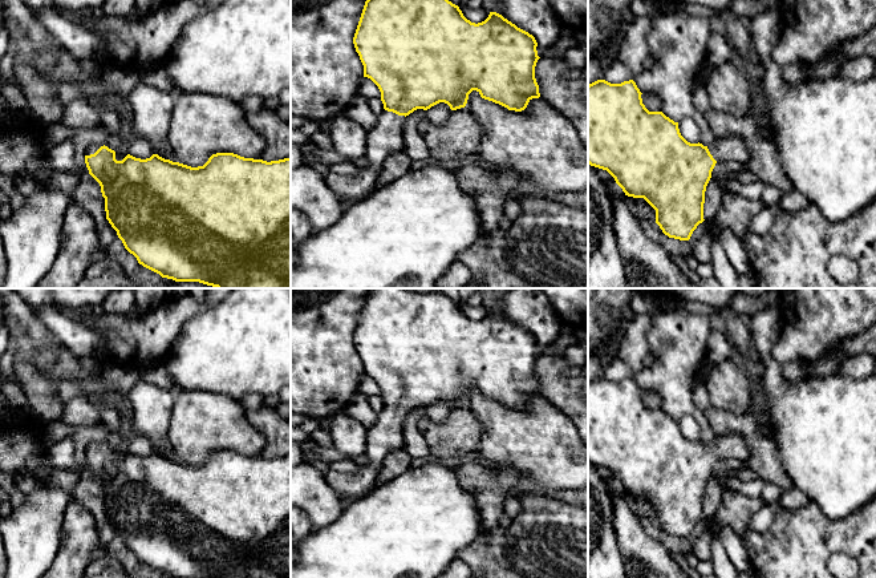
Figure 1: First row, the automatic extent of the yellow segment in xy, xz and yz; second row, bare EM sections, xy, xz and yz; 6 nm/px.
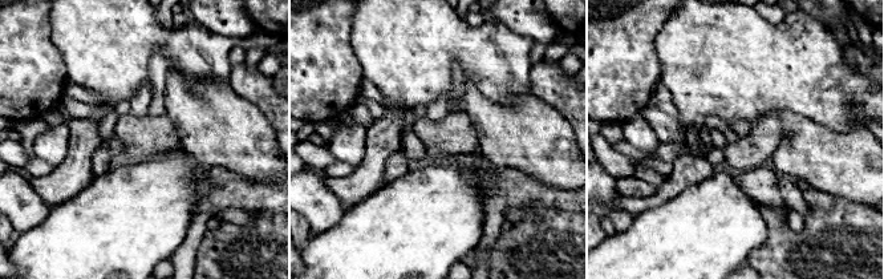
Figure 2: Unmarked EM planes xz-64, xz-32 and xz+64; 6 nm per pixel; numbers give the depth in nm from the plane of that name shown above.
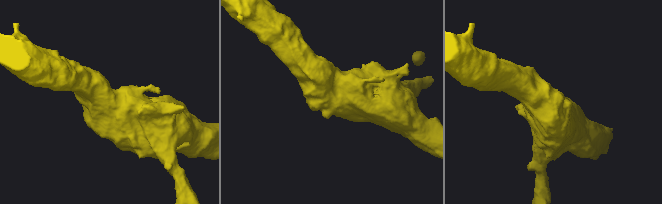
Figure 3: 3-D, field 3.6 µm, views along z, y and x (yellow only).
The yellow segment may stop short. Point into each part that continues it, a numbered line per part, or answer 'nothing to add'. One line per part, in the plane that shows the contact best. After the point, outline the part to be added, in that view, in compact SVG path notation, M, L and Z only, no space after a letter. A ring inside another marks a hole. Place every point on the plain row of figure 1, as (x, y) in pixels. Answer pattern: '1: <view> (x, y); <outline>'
1: xz (385, 436); M384 408L378 413L374 425L366 431L368 464L358 466L353 473L337 473L328 470L324 474L325 482L340 496L358 498L374 489L382 465L382 460L393 450L402 446L402 425L405 413Z

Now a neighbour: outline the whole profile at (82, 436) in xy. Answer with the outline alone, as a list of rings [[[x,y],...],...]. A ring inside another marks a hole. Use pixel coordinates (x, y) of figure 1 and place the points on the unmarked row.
[[[101,421],[96,425],[76,427],[73,434],[69,437],[74,442],[76,453],[74,461],[82,464],[85,461],[85,450],[92,442],[106,442],[110,429]]]

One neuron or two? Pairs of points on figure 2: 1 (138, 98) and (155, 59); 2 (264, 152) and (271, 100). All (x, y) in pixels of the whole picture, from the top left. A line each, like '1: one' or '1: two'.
1: two
2: two

